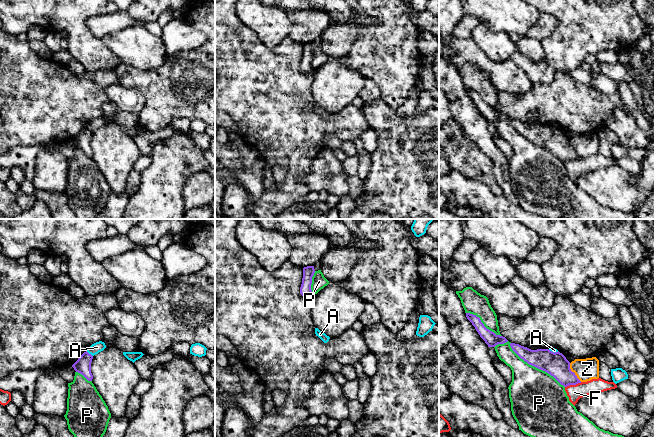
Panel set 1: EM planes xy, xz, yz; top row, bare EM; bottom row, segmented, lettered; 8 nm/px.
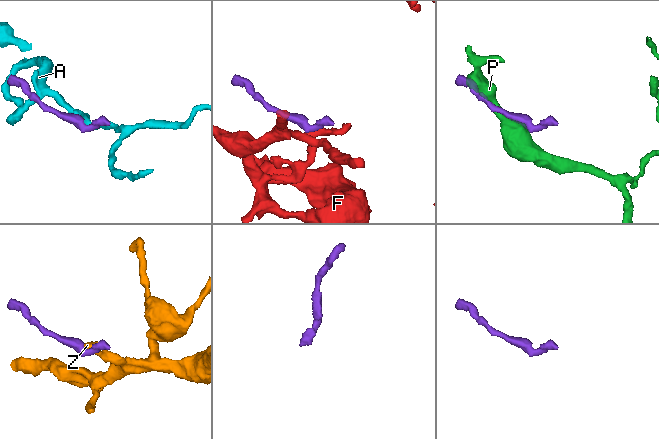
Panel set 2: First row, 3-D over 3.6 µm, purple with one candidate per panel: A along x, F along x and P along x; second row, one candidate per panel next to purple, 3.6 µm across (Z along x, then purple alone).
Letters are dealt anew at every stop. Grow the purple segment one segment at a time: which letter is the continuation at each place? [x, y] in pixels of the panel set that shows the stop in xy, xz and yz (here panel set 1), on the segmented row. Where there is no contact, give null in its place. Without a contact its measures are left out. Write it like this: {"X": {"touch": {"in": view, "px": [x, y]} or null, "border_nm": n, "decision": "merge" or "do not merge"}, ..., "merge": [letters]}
{"A": {"touch": {"in": "xy", "px": [88, 353]}, "border_nm": 70, "decision": "do not merge"}, "F": {"touch": {"in": "yz", "px": [573, 384]}, "border_nm": 140, "decision": "do not merge"}, "P": {"touch": {"in": "yz", "px": [535, 366]}, "border_nm": 550, "decision": "do not merge"}, "Z": {"touch": {"in": "yz", "px": [573, 372]}, "border_nm": 180, "decision": "do not merge"}, "merge": []}

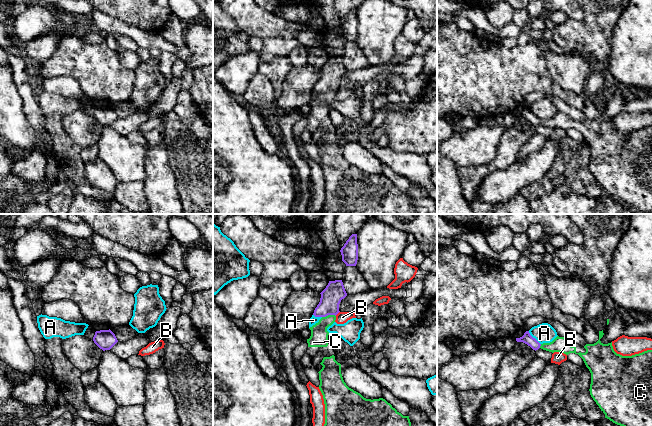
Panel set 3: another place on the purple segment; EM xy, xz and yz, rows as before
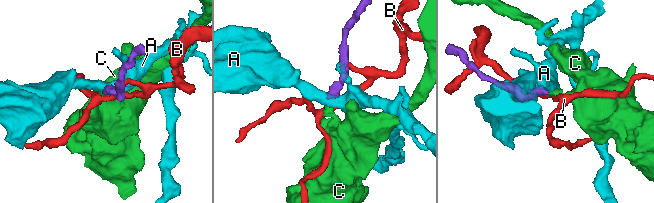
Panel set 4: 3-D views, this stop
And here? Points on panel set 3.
{"A": {"touch": {"in": "yz", "px": [534, 338]}, "border_nm": 150, "decision": "do not merge"}, "B": {"touch": {"in": "xz", "px": [337, 313]}, "border_nm": 50, "decision": "do not merge"}, "C": {"touch": {"in": "xz", "px": [328, 314]}, "border_nm": 110, "decision": "merge"}, "merge": ["C"]}

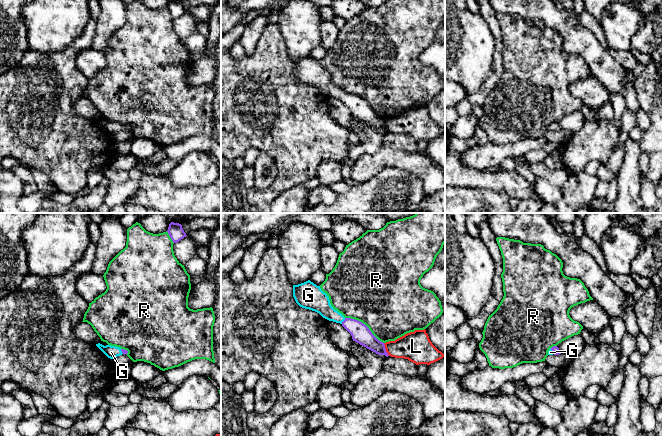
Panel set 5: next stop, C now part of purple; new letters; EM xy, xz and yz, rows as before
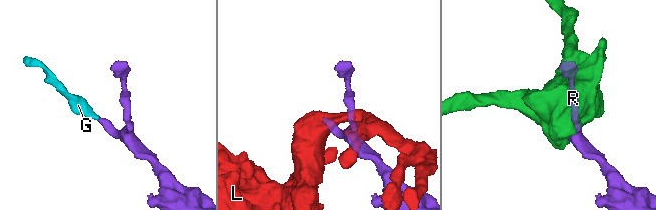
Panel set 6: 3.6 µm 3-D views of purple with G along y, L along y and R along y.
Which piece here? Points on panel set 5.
{"G": {"touch": {"in": "xz", "px": [343, 321]}, "border_nm": 60, "decision": "merge"}, "L": {"touch": {"in": "xz", "px": [385, 349]}, "border_nm": 120, "decision": "do not merge"}, "R": {"touch": {"in": "xz", "px": [365, 325]}, "border_nm": 380, "decision": "do not merge"}, "merge": ["G"]}

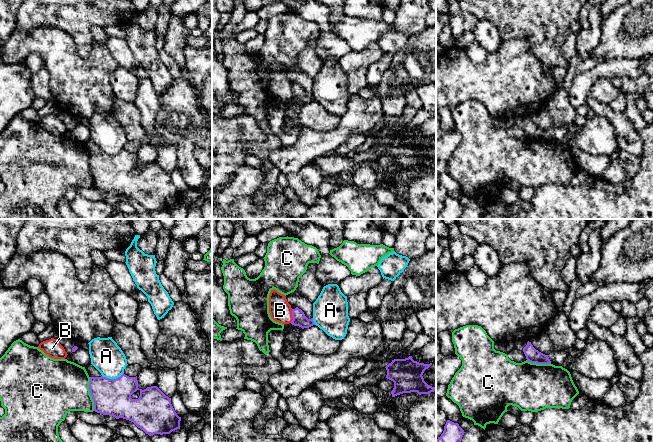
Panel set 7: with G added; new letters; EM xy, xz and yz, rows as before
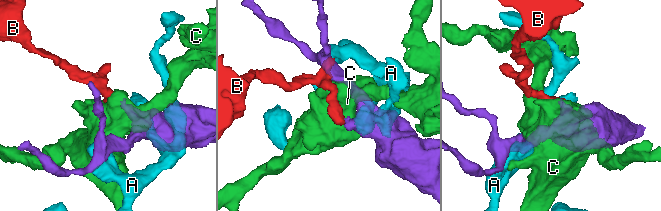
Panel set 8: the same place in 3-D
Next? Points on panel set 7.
{"A": {"touch": {"in": "xy", "px": [112, 379]}, "border_nm": 180, "decision": "do not merge"}, "B": {"touch": {"in": "xz", "px": [292, 316]}, "border_nm": 110, "decision": "do not merge"}, "C": {"touch": {"in": "xy", "px": [90, 393]}, "border_nm": 280, "decision": "do not merge"}, "merge": []}

